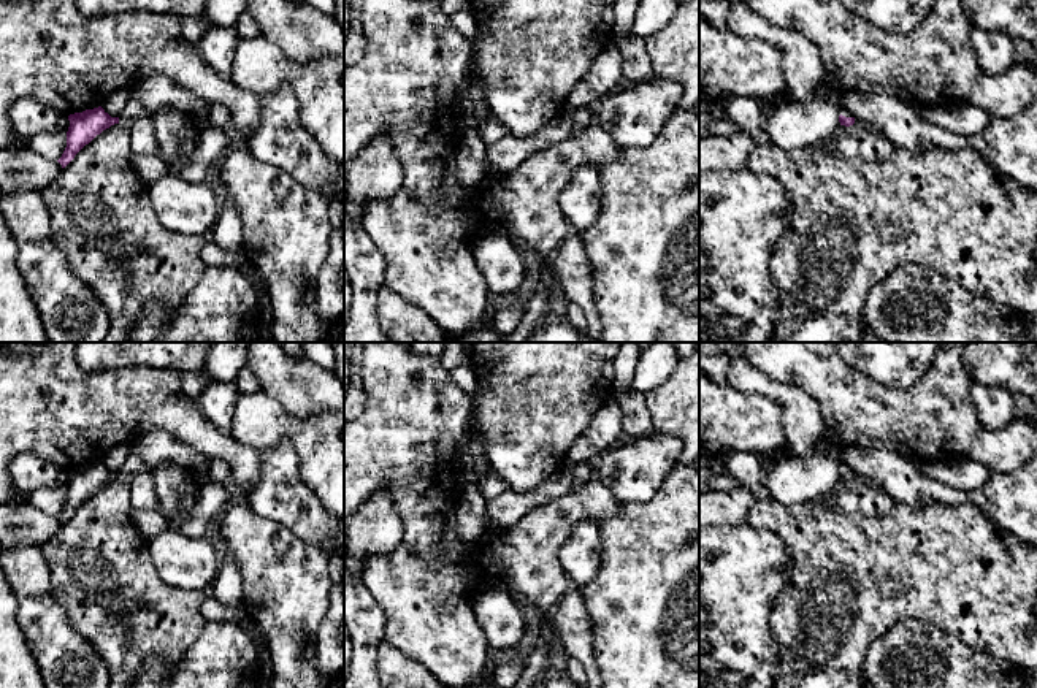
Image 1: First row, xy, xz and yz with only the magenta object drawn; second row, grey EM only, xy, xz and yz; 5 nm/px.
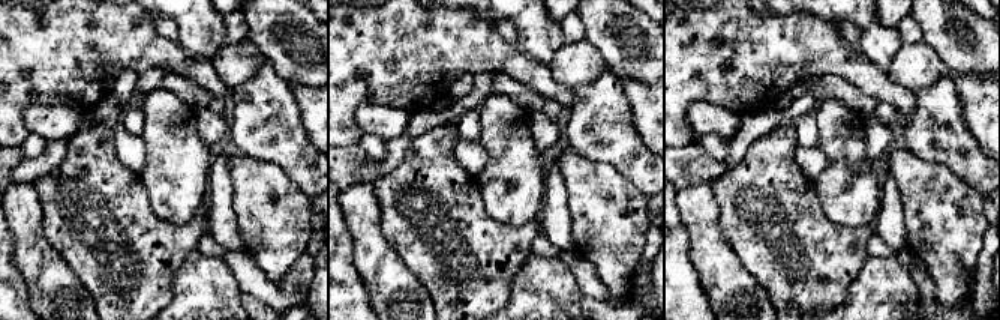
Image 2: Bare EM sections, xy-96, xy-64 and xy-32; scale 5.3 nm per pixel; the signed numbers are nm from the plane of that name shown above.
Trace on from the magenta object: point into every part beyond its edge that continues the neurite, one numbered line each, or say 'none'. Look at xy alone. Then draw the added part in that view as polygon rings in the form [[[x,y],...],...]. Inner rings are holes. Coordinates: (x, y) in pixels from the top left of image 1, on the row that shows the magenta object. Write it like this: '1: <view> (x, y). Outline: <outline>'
none

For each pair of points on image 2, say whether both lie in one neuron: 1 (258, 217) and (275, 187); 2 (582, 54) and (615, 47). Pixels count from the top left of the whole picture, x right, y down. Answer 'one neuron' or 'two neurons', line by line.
1: one neuron
2: two neurons

